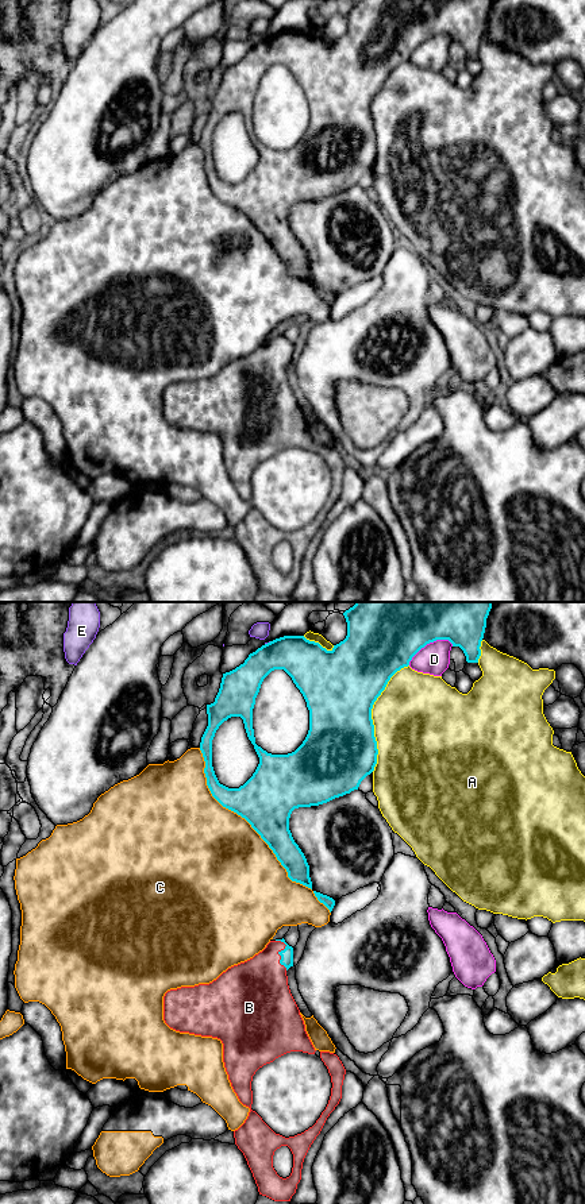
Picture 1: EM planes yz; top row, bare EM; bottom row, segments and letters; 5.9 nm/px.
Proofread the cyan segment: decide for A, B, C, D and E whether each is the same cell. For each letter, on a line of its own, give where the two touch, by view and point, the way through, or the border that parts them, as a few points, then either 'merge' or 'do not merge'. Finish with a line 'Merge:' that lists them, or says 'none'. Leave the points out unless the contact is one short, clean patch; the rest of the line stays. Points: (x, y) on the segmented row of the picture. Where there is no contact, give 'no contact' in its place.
A: contact yz (370, 716); do not merge
B: contact yz (278, 953); way yz (287, 954), (278, 953), (257, 988); merge
C: contact yz (256, 830); do not merge
D: contact yz (428, 643); do not merge
E: contact yz (268, 643); do not merge
Merge: B

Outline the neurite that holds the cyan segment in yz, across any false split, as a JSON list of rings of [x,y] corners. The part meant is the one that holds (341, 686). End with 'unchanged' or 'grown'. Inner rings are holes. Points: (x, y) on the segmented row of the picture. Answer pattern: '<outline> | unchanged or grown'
[[[355,602],[343,613],[347,636],[331,651],[304,636],[284,636],[250,653],[243,664],[223,674],[215,702],[207,705],[208,726],[201,737],[207,786],[226,809],[245,818],[261,836],[286,869],[292,881],[312,890],[309,865],[289,830],[295,809],[327,803],[358,790],[377,764],[377,741],[372,709],[390,678],[409,665],[427,644],[449,640],[459,647],[467,663],[478,663],[486,618],[493,602]],[[274,669],[284,669],[303,694],[309,710],[309,730],[292,753],[272,755],[255,744],[253,709],[263,679]],[[231,717],[240,717],[249,740],[259,757],[253,776],[239,788],[219,783],[212,767],[212,740],[219,726]]] | unchanged

